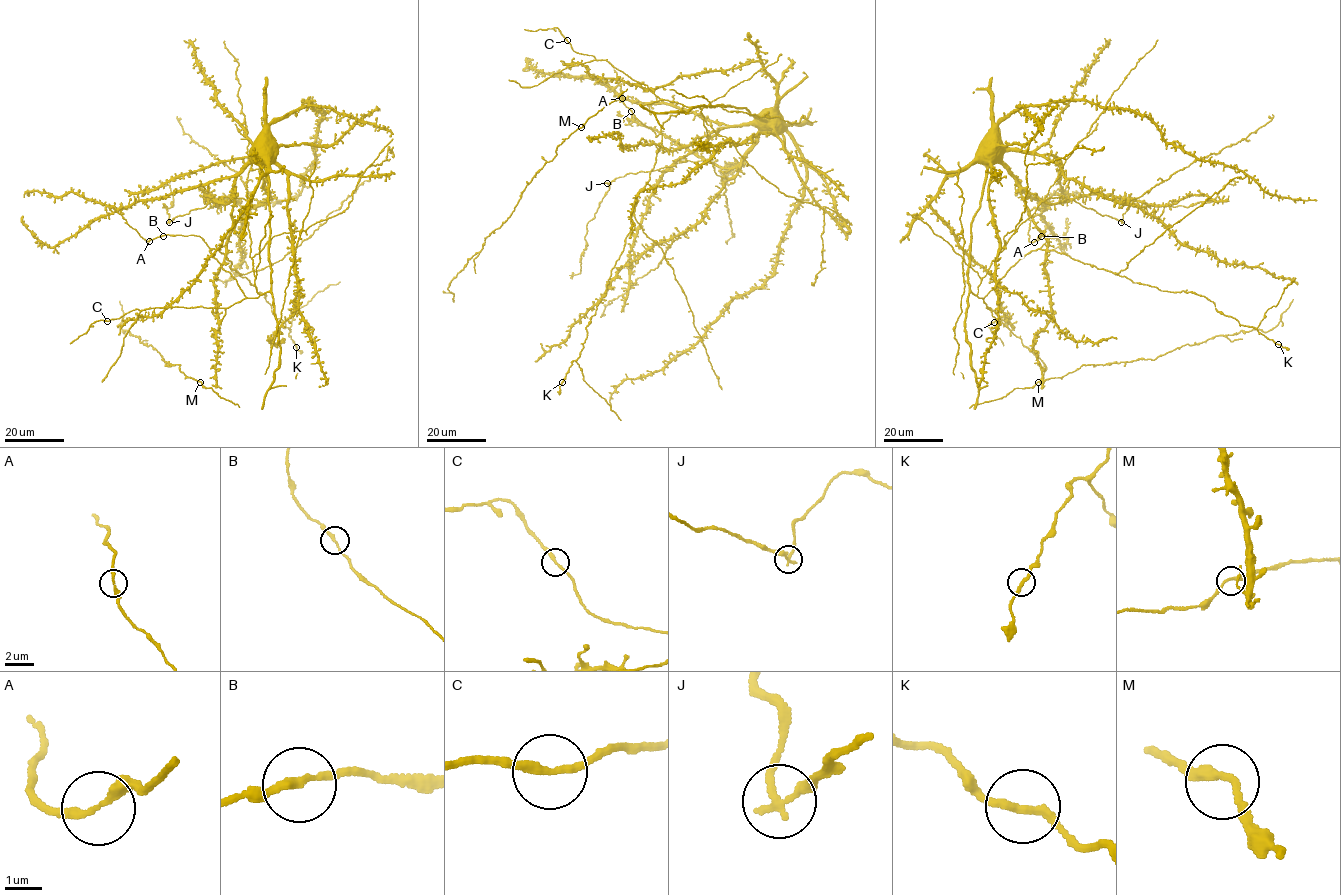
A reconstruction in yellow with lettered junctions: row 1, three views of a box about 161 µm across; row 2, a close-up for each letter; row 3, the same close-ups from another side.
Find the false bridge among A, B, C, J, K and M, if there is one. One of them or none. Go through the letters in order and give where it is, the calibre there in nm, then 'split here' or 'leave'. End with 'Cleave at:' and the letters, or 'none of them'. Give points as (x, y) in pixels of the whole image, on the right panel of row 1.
A: (1034, 242) | 240 nm | leave
B: (1041, 236) | 200 nm | leave
C: (994, 322) | 200 nm | leave
J: (1121, 222) | 220 nm | split here
K: (1278, 344) | 220 nm | leave
M: (1038, 382) | 220 nm | leave
Cleave at: J

